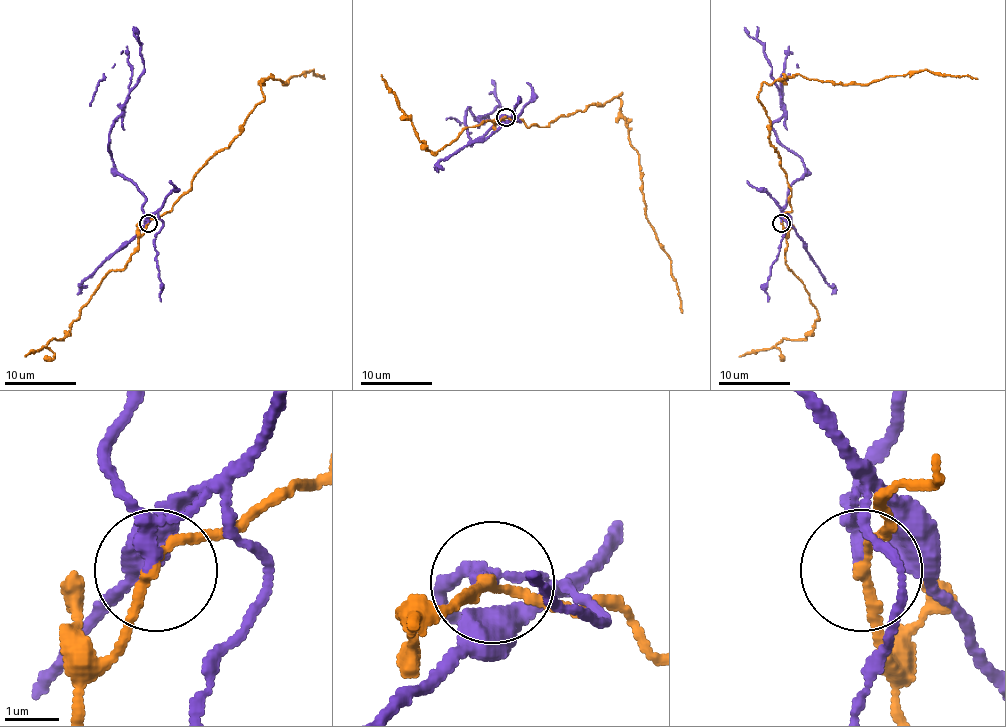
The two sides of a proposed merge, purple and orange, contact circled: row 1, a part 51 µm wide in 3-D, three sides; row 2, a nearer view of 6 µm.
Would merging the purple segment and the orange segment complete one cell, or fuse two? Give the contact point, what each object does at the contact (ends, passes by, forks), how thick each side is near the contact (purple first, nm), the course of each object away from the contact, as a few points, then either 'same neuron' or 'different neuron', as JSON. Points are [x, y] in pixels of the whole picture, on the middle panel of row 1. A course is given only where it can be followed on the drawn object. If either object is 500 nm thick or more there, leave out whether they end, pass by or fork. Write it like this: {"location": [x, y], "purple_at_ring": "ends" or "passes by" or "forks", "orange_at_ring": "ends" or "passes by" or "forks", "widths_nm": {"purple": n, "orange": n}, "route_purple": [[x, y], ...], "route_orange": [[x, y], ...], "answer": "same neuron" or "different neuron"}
{"location": [506, 117], "purple_at_ring": "passes by", "orange_at_ring": "passes by", "widths_nm": {"purple": 240, "orange": 160}, "route_purple": [[505, 117], [472, 140], [467, 133], [467, 108], [478, 118], [488, 117], [469, 133], [454, 118], [446, 120]], "route_orange": [[505, 117], [544, 127], [621, 93], [642, 200], [671, 261], [681, 312]], "answer": "different neuron"}

